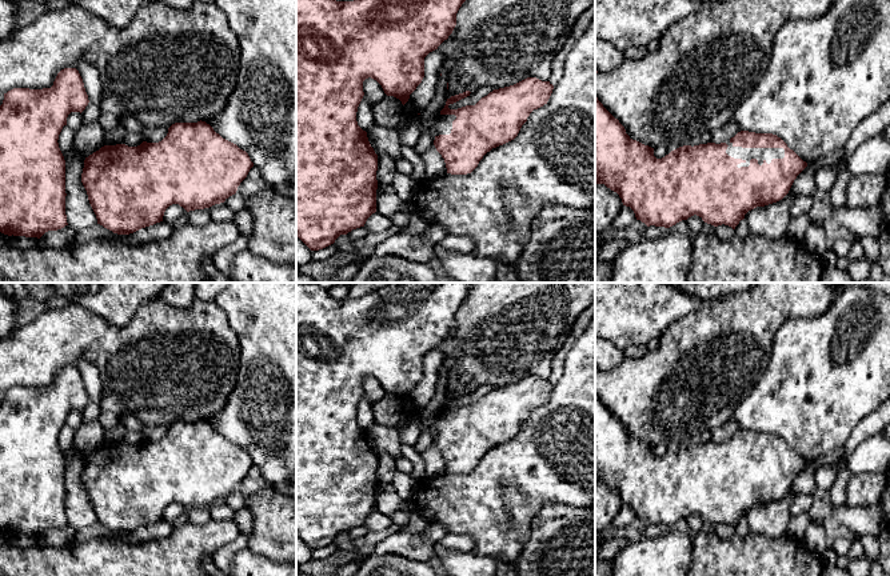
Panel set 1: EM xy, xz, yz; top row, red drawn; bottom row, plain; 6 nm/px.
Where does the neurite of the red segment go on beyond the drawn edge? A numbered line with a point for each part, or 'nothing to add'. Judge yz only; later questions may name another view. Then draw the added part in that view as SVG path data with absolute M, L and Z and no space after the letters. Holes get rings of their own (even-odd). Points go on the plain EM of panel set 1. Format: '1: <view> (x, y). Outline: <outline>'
1: yz (737, 451). Outline: M730 439L726 440L729 444L726 452L734 457L742 457L743 460L737 465L749 465L751 457L757 457L758 463L762 464L765 460L767 463L771 461L773 457L783 457L785 448L783 447L742 447L734 445Z

